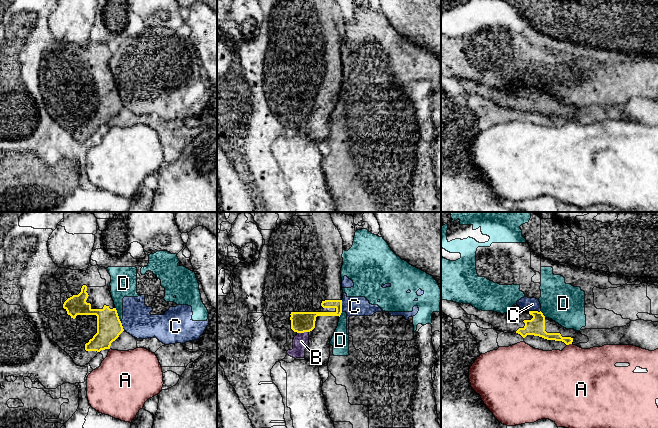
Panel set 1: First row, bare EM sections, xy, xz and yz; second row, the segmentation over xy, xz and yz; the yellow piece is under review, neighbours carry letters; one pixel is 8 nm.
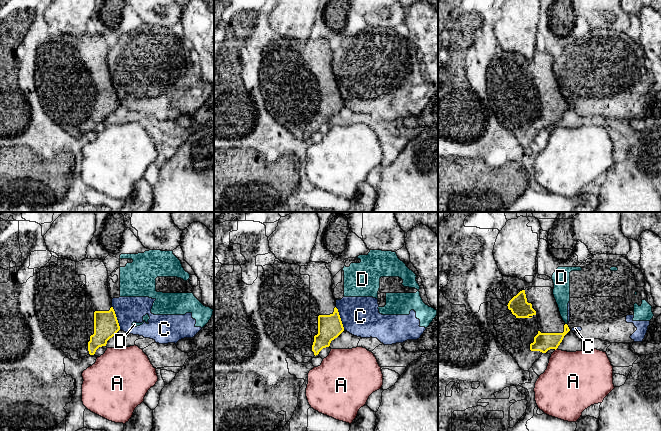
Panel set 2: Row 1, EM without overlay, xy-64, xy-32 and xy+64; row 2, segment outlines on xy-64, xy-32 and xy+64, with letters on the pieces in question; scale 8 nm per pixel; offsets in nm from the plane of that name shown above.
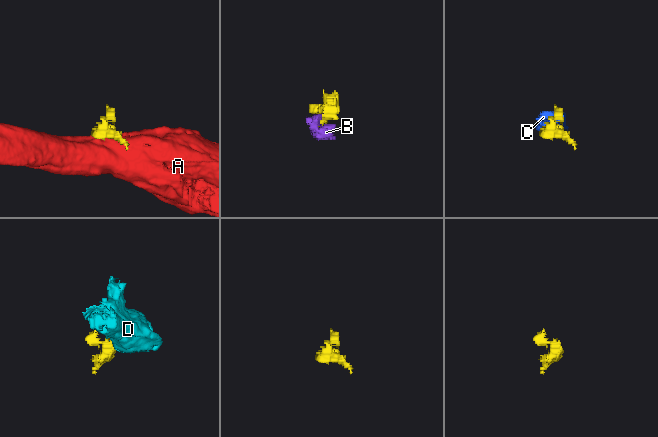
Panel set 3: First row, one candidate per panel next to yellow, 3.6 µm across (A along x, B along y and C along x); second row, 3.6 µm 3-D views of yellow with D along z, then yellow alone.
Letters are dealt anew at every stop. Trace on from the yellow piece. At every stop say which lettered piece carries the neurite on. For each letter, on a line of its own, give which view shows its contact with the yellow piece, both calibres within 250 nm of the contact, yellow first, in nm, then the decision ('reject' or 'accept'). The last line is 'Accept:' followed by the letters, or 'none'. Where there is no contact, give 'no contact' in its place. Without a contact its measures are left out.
A: yz | 70/420 nm | reject
B: xz | 170/130 nm | accept
C: xz | 70/160 nm | reject
D: xy | 200/190 nm | reject
Accept: B

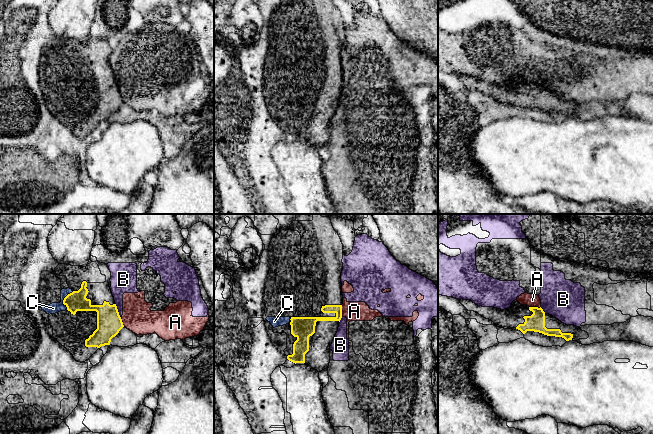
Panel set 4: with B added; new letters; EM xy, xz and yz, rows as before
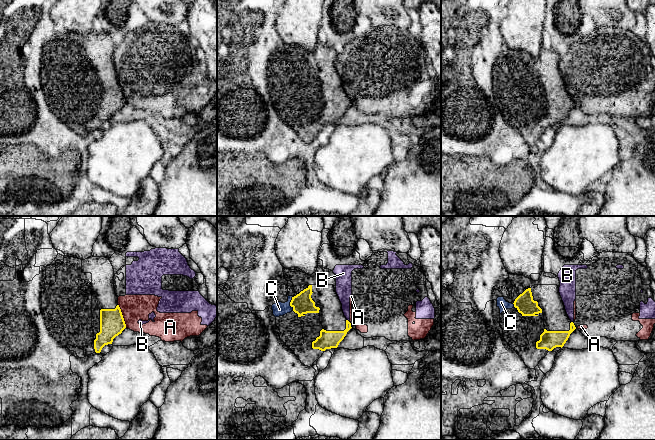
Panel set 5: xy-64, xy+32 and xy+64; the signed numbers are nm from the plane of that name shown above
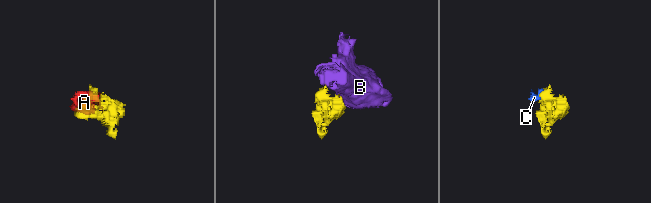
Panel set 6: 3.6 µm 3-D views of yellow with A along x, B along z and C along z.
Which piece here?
A: xz | 70/160 nm | reject
B: xy | 200/190 nm | reject
C: xy | 160/90 nm | accept
Accept: C

